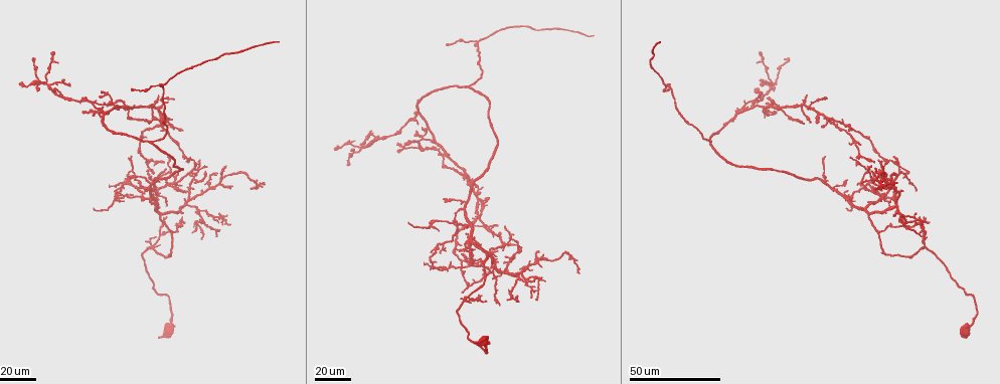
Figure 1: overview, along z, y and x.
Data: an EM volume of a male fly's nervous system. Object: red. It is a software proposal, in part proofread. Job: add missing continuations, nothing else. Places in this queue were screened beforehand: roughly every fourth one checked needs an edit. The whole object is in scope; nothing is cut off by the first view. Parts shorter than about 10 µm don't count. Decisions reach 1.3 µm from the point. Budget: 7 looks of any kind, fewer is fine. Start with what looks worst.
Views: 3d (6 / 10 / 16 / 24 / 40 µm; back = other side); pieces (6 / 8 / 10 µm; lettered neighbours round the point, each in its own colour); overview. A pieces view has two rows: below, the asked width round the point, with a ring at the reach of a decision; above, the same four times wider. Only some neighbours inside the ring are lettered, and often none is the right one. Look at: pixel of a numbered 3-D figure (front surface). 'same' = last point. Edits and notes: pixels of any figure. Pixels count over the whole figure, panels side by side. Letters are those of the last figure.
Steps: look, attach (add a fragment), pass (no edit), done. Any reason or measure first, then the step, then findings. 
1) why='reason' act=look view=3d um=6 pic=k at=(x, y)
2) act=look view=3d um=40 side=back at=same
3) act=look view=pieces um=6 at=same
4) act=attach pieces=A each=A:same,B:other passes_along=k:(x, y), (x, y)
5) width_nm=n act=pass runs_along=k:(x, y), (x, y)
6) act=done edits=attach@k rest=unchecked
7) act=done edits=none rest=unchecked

why='end of a long branch' act=look view=3d um=40 pic=1 at=(659, 40)

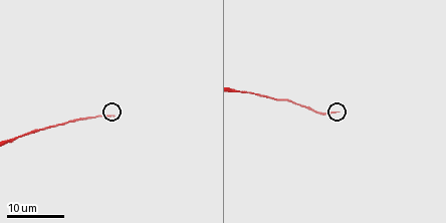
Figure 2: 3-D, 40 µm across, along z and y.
act=look view=pieces um=6 pic=2 at=(337, 113)

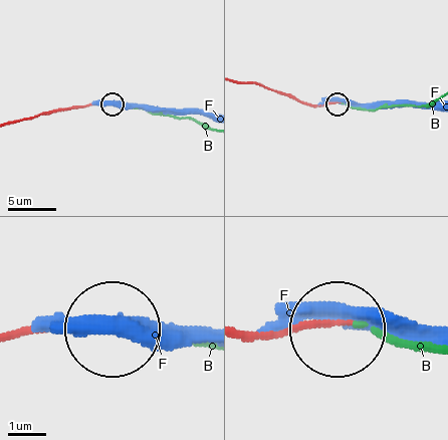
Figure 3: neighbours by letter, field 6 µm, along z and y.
act=attach pieces=B each=B:same,F:other found='the neuron continues'

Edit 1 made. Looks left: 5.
act=look view=overview

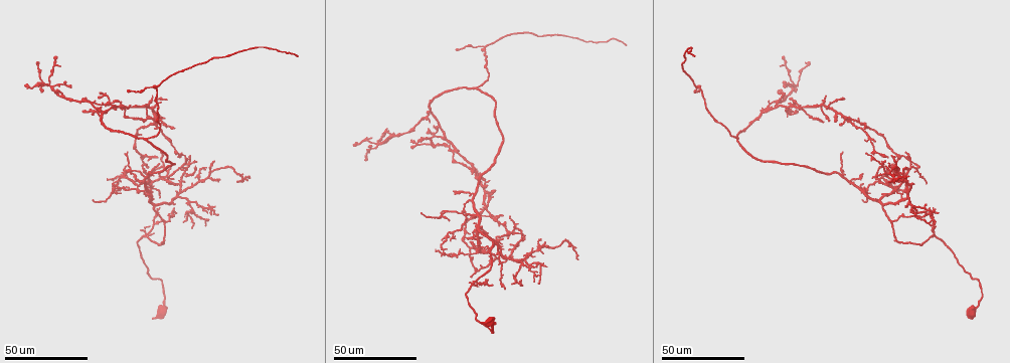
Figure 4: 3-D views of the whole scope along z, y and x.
why='end of a long branch' act=look view=3d um=24 pic=4 at=(627, 43)

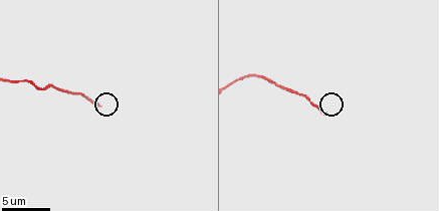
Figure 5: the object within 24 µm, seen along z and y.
act=look view=pieces um=8 pic=5 at=(98, 104)

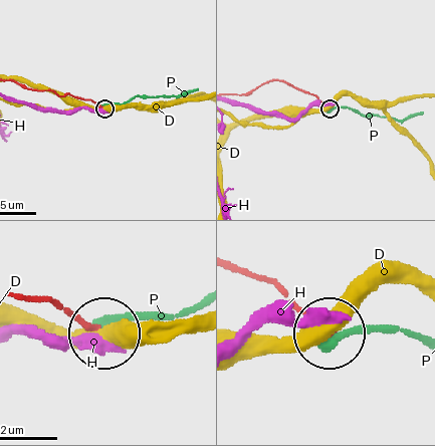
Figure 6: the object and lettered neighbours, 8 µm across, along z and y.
act=pass each=D:other,H:other,P:other runs_along=6:(9, 80), (34, 89), (88, 98), (103, 107) found='no lettered fragment goes on from it'

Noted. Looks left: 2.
why='an open end' act=look view=3d um=24 pic=1 at=(861, 146)

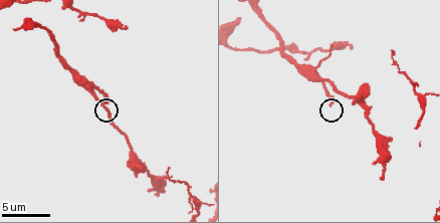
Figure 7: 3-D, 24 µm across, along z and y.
act=look view=pieces um=6 pic=7 at=(329, 104)

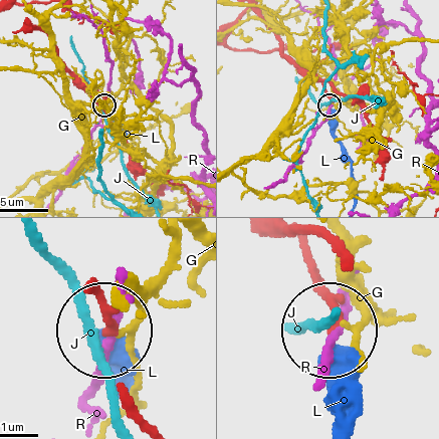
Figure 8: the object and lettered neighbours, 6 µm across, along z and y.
act=attach pieces=L each=G:other,J:other,L:same,R:other found='it goes on there'

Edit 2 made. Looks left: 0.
act=done edits=attach@3,attach@8 rest=unchecked

